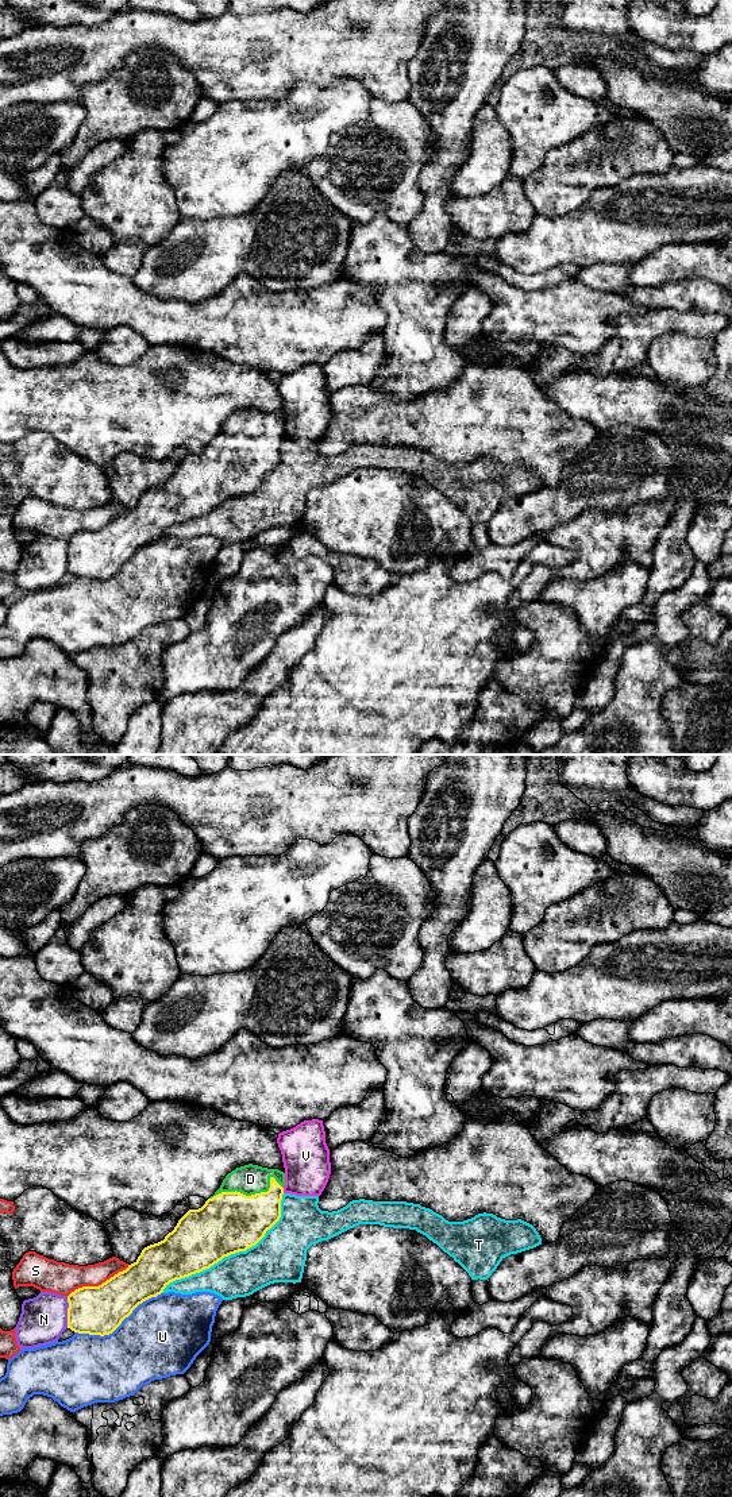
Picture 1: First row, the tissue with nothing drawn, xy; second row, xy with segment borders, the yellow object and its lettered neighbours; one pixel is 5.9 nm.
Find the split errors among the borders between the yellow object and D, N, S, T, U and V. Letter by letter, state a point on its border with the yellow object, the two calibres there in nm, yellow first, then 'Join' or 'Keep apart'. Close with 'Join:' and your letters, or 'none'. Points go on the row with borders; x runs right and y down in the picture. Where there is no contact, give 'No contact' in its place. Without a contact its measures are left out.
D: Touches yellow at xy (251, 1195). Thickness 360 nm (yellow) against 180 nm. Join
N: Touches yellow at xy (68, 1312). Thickness 280 nm (yellow) against 280 nm. Keep apart
S: Touches yellow at xy (99, 1285). Thickness 280 nm (yellow) against 190 nm. Keep apart
T: Touches yellow at xy (231, 1253). Thickness 360 nm (yellow) against 280 nm. Keep apart
U: Touches yellow at xy (118, 1326). Thickness 280 nm (yellow) against 440 nm. Keep apart
V: Touches yellow at xy (282, 1191). Thickness 260 nm (yellow) against 280 nm. Keep apart
Join: D

